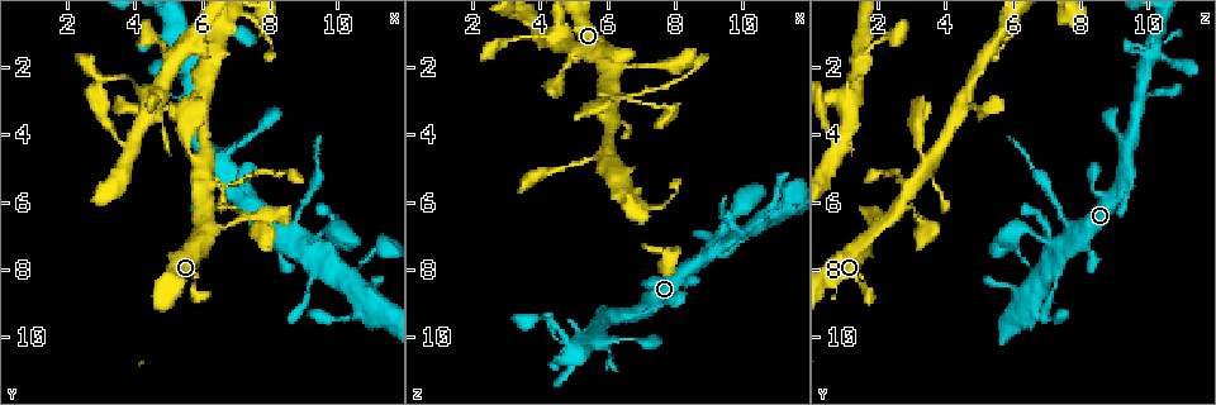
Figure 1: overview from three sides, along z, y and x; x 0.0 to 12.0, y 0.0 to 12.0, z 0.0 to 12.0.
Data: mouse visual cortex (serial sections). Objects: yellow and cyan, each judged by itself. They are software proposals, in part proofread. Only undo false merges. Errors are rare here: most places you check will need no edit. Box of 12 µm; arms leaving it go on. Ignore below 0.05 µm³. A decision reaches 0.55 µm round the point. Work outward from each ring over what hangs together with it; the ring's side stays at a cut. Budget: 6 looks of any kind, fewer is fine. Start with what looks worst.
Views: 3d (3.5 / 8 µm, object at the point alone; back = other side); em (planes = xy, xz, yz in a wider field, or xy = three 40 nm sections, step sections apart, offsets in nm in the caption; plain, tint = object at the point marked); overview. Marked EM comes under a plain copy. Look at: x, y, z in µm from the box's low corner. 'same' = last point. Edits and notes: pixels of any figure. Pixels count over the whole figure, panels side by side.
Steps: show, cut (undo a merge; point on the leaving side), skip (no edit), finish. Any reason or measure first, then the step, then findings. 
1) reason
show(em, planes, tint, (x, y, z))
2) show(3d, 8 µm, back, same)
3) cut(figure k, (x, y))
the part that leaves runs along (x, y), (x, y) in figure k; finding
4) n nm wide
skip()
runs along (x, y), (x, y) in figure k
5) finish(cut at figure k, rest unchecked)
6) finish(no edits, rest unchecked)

show(3d, 3.5 µm, (6.4, 5.5, 3.0))

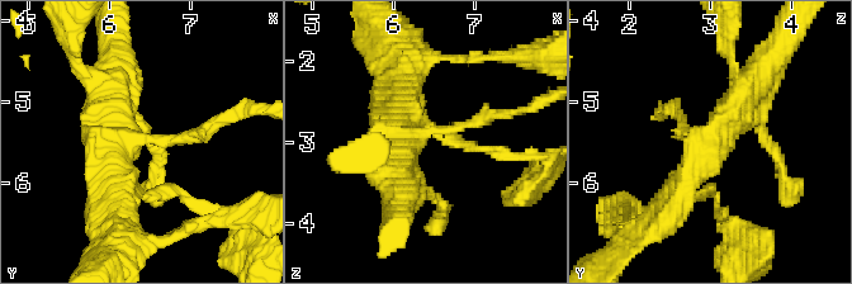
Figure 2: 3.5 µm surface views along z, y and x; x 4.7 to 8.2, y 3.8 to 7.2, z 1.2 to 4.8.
3 arms; arms of 150, 350, 450 nm; now the EM
show(em, xy, step 1, tint, (6.30, 5.45, 2.95))

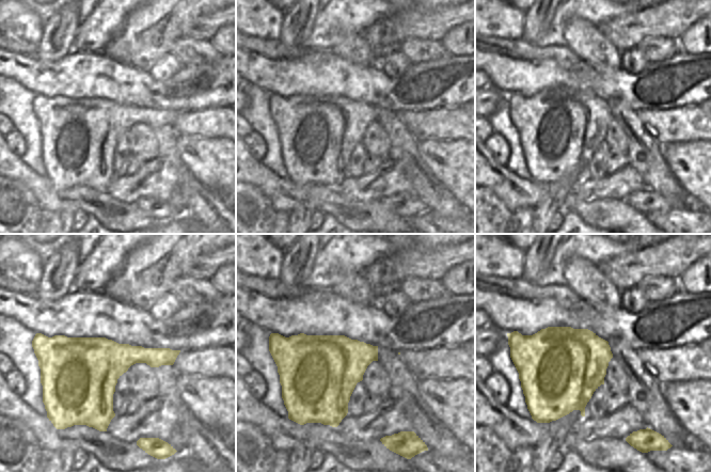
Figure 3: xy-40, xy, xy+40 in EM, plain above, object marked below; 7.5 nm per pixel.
show(em, xy, step 2, tint, same)

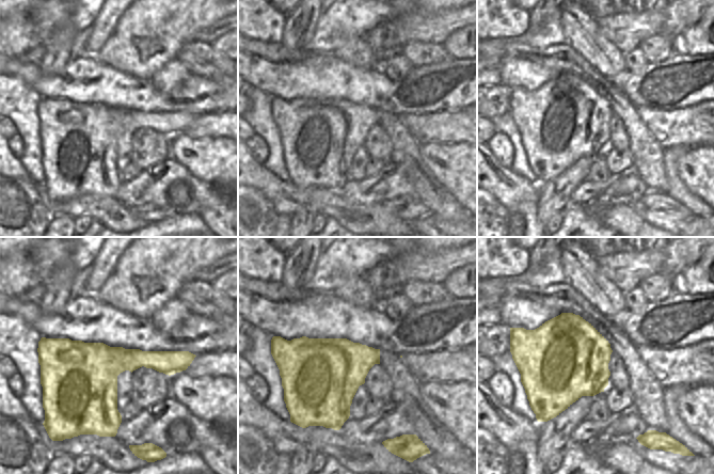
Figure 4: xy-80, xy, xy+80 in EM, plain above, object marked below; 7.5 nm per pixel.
skip()
runs along (116, 195), (107, 152), (208, 126) in figure 2; continuous, no second cell

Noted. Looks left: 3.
show(3d, 3.5 µm, (10.4, 8.2, 6.6))

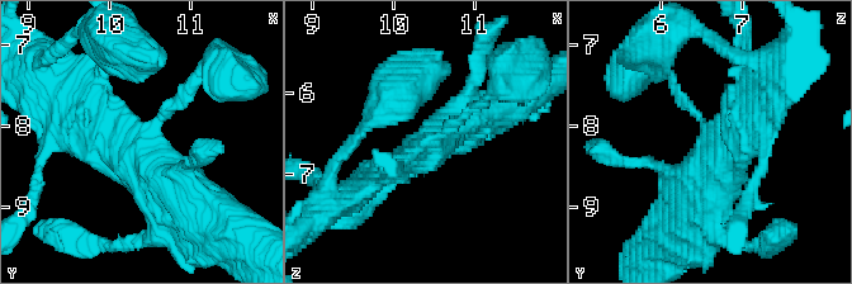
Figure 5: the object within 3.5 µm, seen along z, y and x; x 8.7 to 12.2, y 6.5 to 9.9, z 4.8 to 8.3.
show(em, xy, step 5, tint, (10.50, 8.15, 6.60))

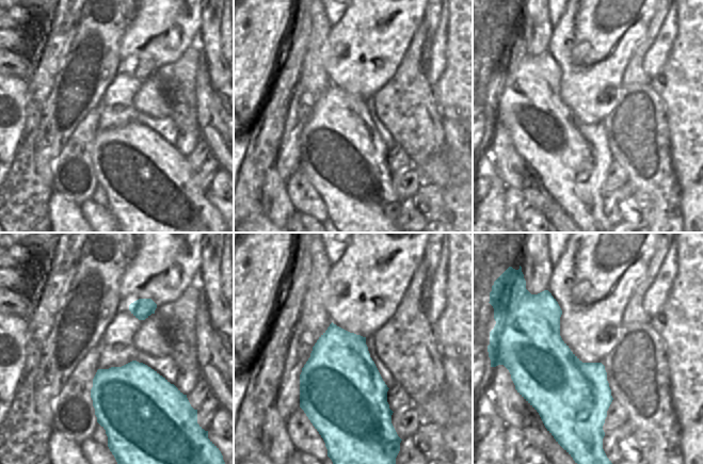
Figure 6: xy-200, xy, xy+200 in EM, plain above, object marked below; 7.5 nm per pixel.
skip()
one cell here

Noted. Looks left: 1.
finish(no edits, rest unchecked)

